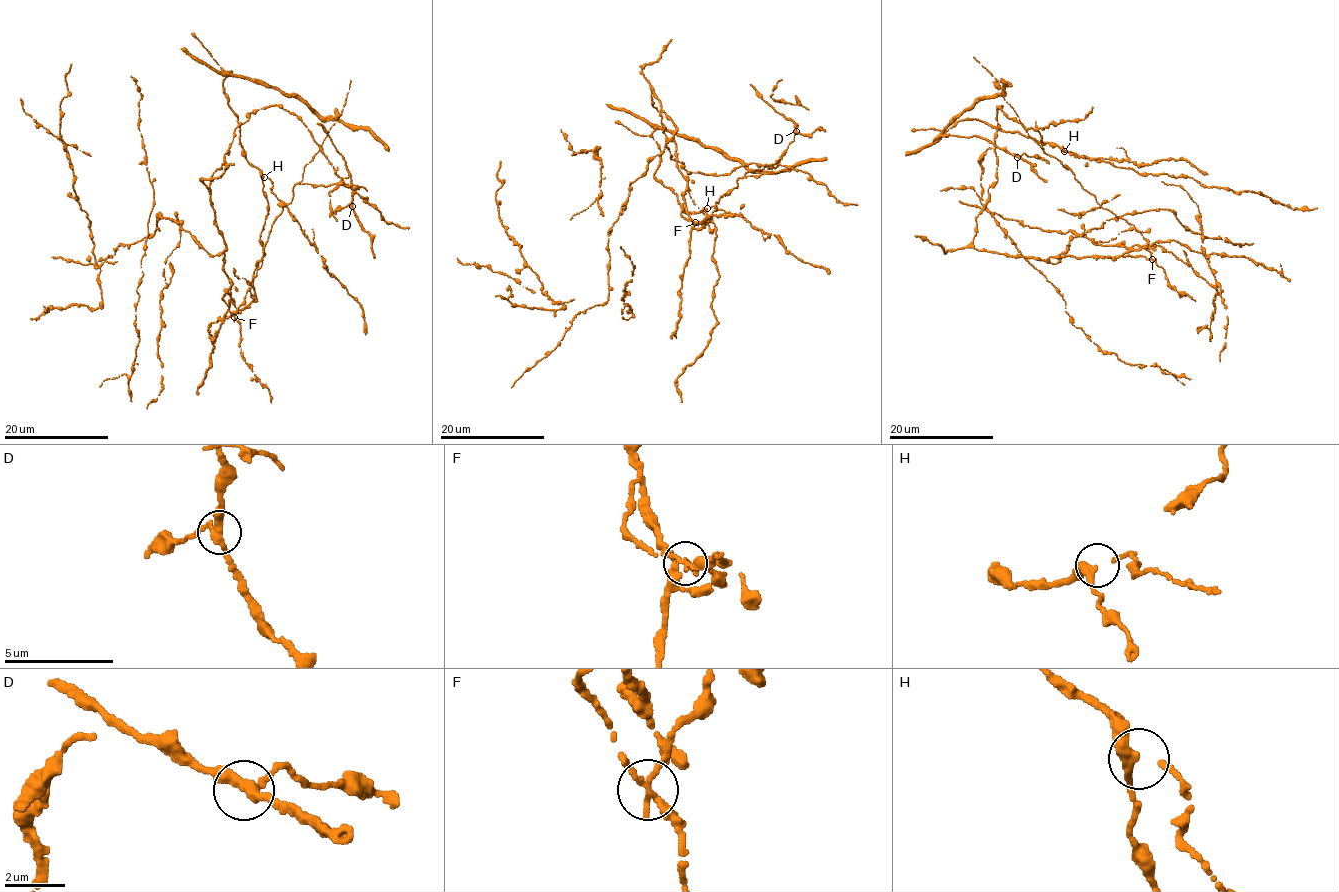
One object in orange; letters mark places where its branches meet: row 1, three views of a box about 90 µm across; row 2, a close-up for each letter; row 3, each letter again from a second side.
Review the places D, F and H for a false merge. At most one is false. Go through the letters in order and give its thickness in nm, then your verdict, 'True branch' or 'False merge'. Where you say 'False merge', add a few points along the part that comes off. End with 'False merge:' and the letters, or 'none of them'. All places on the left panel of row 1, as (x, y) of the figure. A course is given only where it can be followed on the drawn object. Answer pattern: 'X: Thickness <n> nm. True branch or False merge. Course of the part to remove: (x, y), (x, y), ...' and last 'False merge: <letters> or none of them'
D: Thickness 320 nm. True branch
F: Thickness 240 nm. False merge. Course of the part to remove: (234, 316), (262, 262), (270, 229), (292, 200), (293, 187), (303, 178), (303, 169), (340, 113), (351, 80)
H: Thickness 280 nm. True branch
False merge: F

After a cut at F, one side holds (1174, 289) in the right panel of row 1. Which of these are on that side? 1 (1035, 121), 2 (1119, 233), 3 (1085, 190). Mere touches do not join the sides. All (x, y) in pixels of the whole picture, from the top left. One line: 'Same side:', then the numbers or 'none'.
Same side: none

